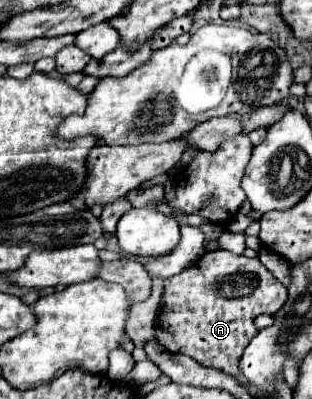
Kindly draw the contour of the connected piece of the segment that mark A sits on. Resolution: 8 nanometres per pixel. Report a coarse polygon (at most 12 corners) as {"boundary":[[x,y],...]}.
{"boundary":[[224,249],[164,281],[156,339],[244,383],[286,287]]}

